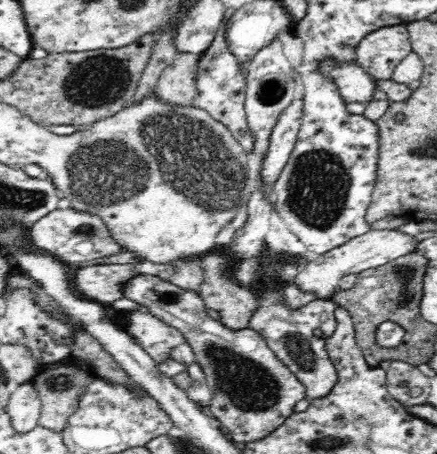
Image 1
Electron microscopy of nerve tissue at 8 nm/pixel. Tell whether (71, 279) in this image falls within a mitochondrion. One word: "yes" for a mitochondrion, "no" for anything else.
no

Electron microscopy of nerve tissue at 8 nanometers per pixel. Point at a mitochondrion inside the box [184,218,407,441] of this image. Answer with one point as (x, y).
(248, 386)

